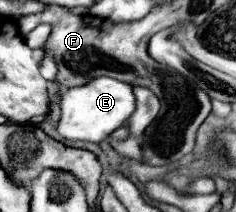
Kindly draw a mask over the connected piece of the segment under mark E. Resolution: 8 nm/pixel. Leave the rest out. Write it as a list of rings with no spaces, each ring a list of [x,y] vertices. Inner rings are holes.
[[[94,78],[86,86],[70,88],[60,98],[62,118],[58,124],[58,132],[68,140],[84,140],[84,142],[104,142],[116,128],[124,126],[128,118],[134,114],[136,96],[130,84],[124,84],[114,78]]]

